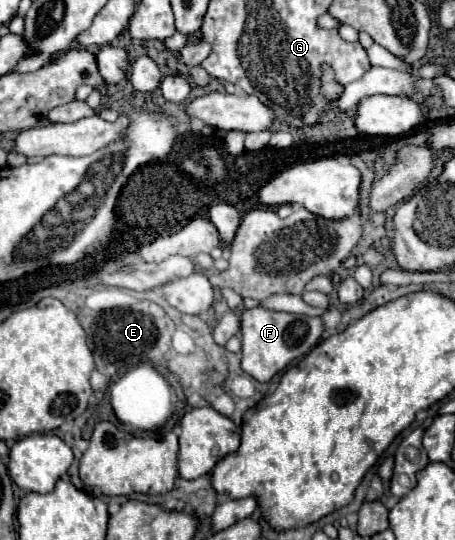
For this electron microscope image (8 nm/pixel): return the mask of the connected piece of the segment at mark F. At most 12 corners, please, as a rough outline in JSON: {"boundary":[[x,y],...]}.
{"boundary":[[241,312],[241,368],[269,382],[317,346],[321,318]]}

